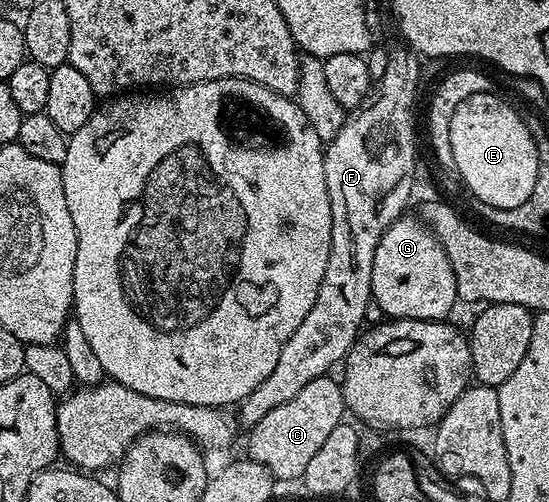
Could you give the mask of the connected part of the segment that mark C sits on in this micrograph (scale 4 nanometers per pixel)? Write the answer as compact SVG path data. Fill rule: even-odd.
M325 380L312 383L312 386L305 388L305 391L296 397L291 397L291 401L271 409L271 413L267 413L263 421L248 428L248 458L254 459L256 463L268 469L274 480L300 480L311 457L315 456L323 441L331 434L339 414L341 414L341 400L337 388Z

